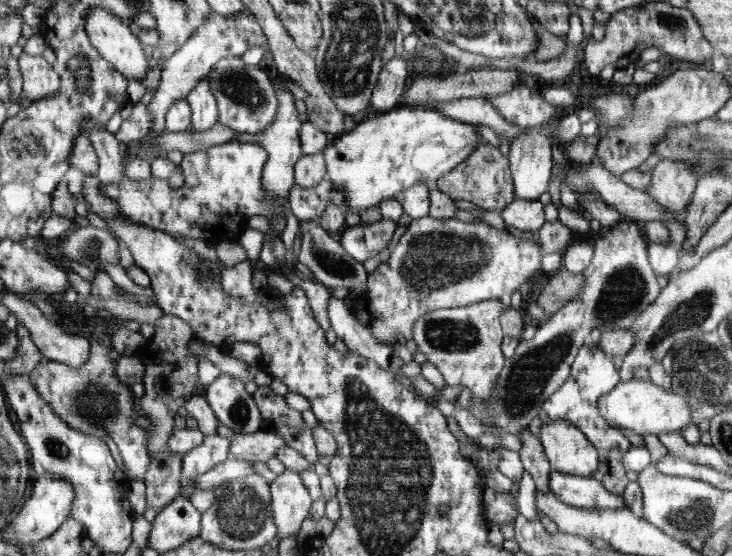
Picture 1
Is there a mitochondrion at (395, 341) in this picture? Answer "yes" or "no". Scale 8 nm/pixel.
no

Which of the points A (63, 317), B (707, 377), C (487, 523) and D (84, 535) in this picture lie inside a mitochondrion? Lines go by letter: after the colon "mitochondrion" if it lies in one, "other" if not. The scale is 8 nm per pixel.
A: other
B: mitochondrion
C: other
D: other

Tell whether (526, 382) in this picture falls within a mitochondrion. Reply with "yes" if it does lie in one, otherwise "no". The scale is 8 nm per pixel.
yes

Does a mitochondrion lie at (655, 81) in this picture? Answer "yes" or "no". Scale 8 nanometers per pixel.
no

